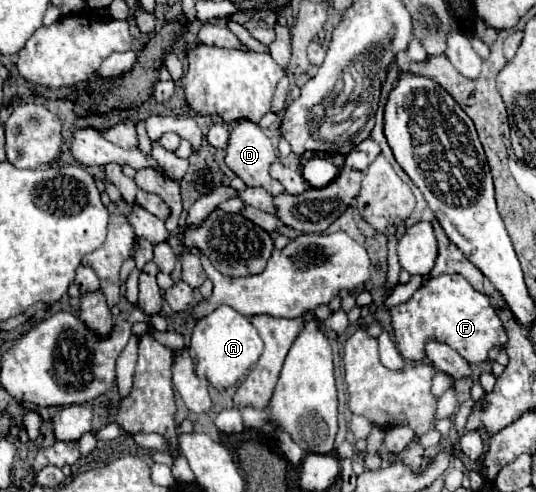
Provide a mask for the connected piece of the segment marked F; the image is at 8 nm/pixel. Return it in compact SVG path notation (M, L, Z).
M440 274L424 282L414 296L398 306L390 308L394 342L400 356L406 362L424 362L424 342L436 338L436 342L448 342L470 364L490 362L490 350L506 348L508 336L498 310L492 306L484 292L478 292L462 274Z

